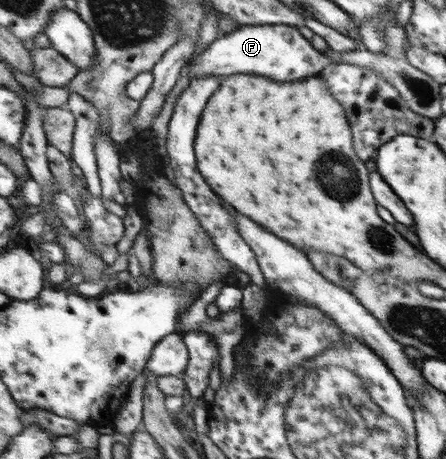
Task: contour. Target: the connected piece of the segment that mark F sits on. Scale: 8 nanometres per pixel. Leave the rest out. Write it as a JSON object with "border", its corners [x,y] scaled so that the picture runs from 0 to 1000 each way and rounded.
{"border":[[[543,54],[531,65],[525,63],[509,76],[493,76],[462,102],[455,113],[439,111],[424,131],[424,168],[446,170],[455,163],[525,163],[525,159],[574,159],[574,163],[596,163],[619,176],[668,176],[682,168],[704,168],[744,135],[753,135],[742,124],[726,120],[700,102],[695,87],[686,85],[673,68],[668,54]]]}

